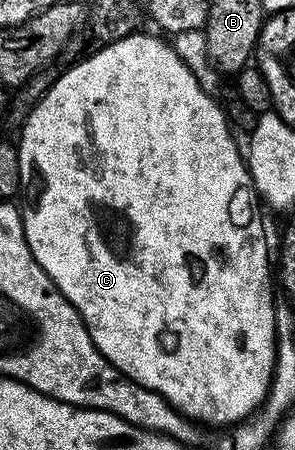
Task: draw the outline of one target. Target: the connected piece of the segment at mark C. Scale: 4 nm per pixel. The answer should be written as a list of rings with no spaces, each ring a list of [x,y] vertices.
[[[128,34],[123,40],[115,40],[112,44],[104,44],[92,54],[88,60],[83,60],[80,64],[75,64],[67,73],[56,75],[54,84],[47,89],[47,93],[37,101],[35,107],[30,109],[26,120],[22,121],[23,137],[17,140],[19,150],[19,163],[24,166],[35,164],[35,176],[39,179],[39,189],[35,192],[35,201],[31,204],[28,212],[22,213],[23,229],[29,250],[33,258],[49,274],[51,281],[61,290],[61,294],[79,312],[79,317],[85,322],[97,350],[111,363],[121,374],[125,374],[133,382],[137,382],[143,388],[148,388],[157,393],[163,400],[186,416],[188,420],[194,420],[200,425],[216,424],[217,427],[226,429],[228,426],[243,423],[256,408],[262,405],[267,398],[267,393],[271,387],[271,375],[275,372],[275,341],[277,333],[275,322],[277,319],[277,303],[275,296],[271,293],[271,272],[273,276],[273,264],[267,261],[267,236],[263,233],[263,220],[259,217],[260,201],[257,199],[255,186],[252,184],[250,170],[245,163],[244,153],[235,145],[235,140],[231,137],[231,132],[227,129],[227,116],[219,109],[219,104],[199,85],[197,77],[191,73],[191,68],[166,44],[163,40],[158,40],[155,36],[143,36],[144,34]]]

